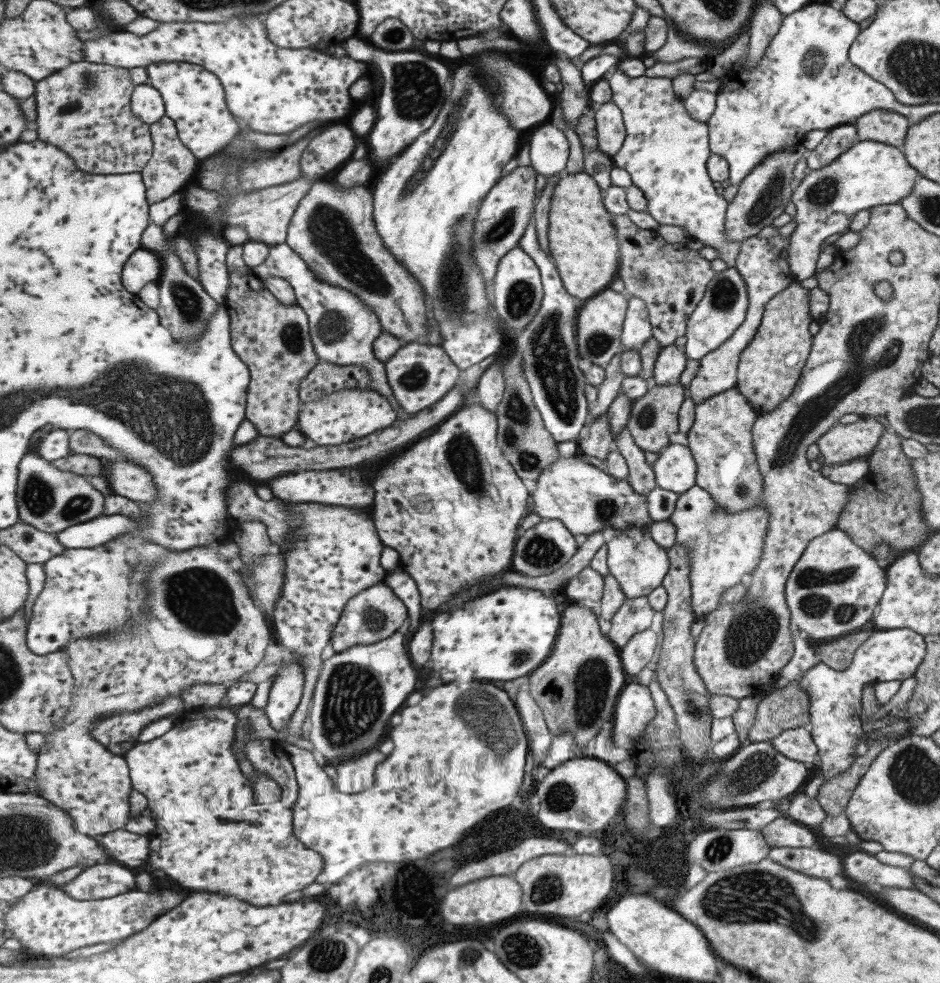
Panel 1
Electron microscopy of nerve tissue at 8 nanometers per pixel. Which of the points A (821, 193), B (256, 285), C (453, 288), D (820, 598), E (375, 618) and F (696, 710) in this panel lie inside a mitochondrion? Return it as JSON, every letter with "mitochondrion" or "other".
{"A":"mitochondrion","B":"other","C":"mitochondrion","D":"mitochondrion","E":"mitochondrion","F":"mitochondrion"}

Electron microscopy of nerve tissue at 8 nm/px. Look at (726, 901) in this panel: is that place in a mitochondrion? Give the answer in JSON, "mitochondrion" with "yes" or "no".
{"mitochondrion":"yes"}

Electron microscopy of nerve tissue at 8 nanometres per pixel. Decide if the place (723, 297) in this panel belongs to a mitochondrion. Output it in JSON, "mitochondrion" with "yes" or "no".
{"mitochondrion":"yes"}

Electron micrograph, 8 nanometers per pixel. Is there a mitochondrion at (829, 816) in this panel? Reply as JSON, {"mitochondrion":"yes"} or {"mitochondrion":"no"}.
{"mitochondrion":"no"}

